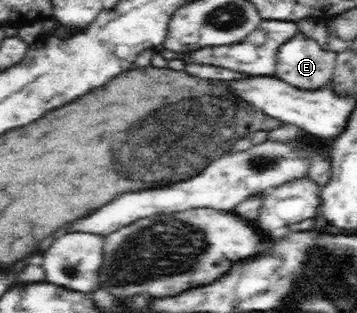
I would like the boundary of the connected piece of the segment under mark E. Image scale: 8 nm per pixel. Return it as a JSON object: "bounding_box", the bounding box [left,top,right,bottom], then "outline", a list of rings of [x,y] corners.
{"bounding_box":[274,32,337,90],"outline":[[[301,32],[295,33],[278,48],[276,57],[274,76],[284,80],[287,84],[301,90],[319,90],[323,86],[330,86],[337,53],[330,49],[327,50],[313,38],[307,38]]]}

